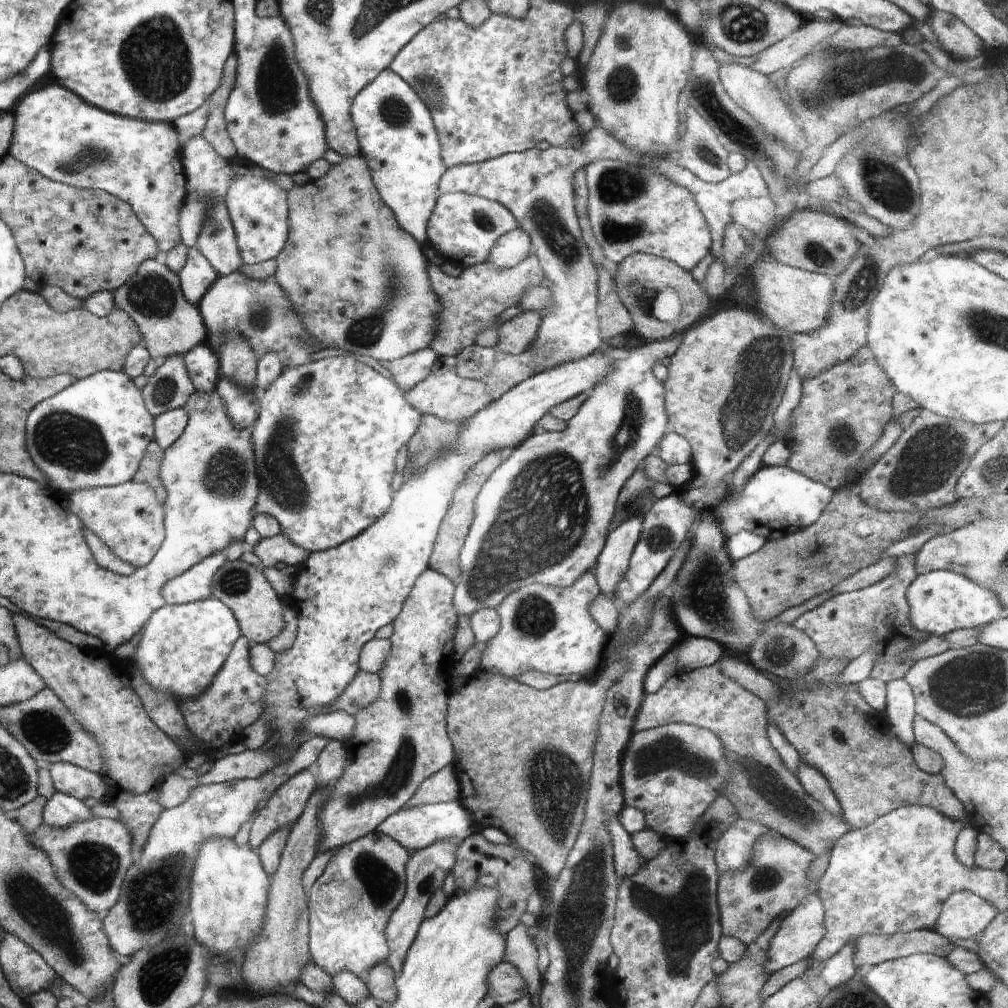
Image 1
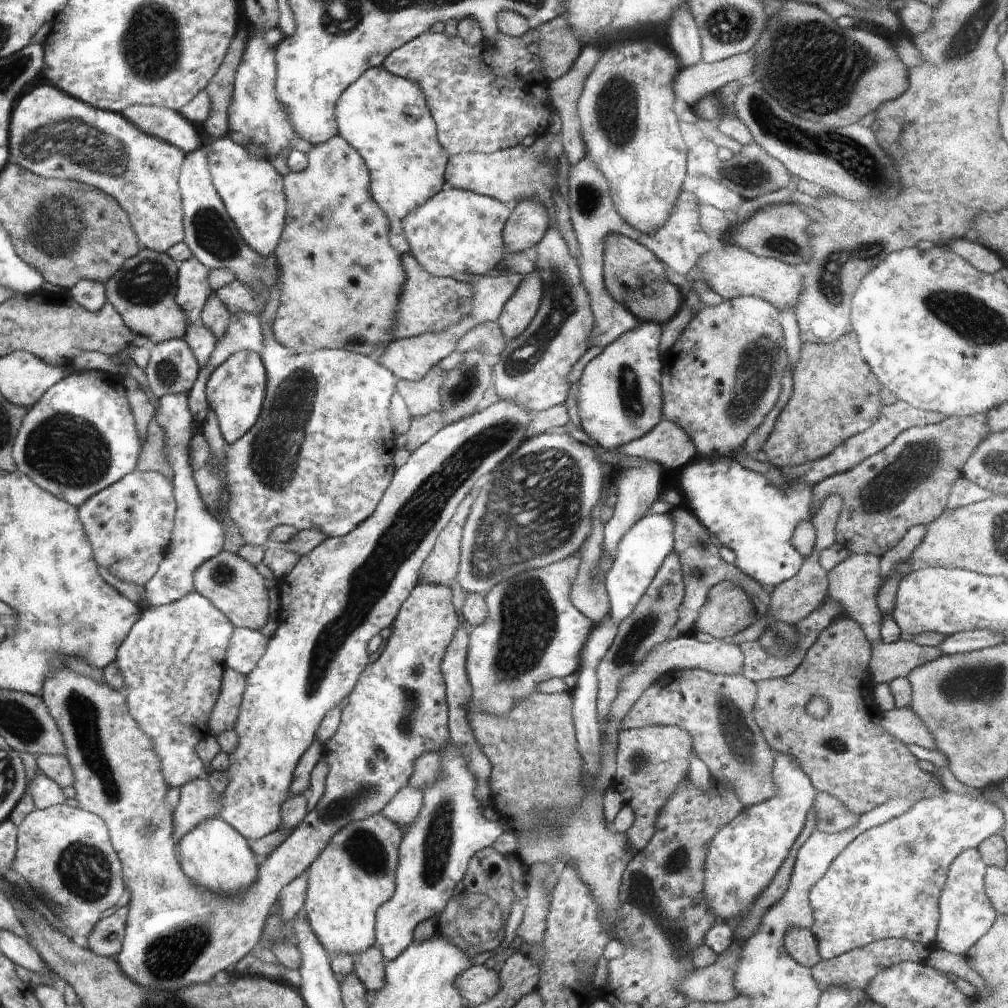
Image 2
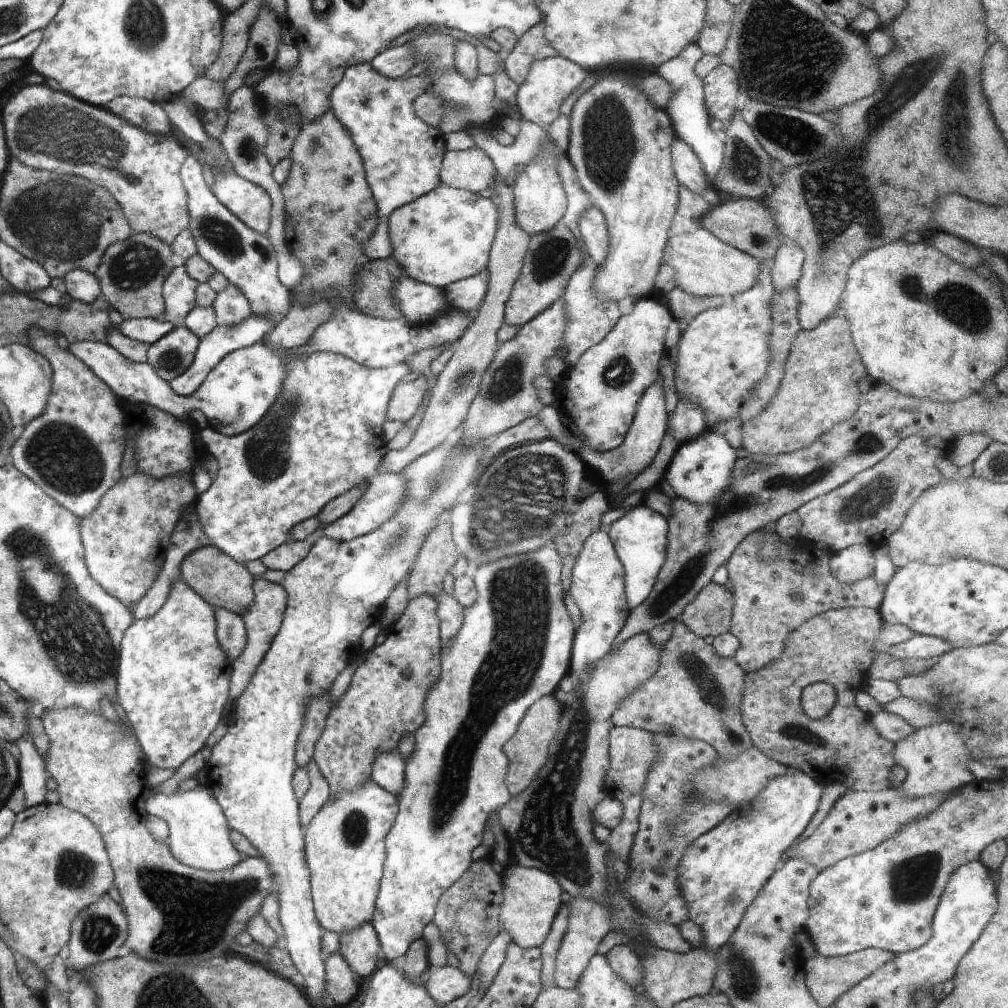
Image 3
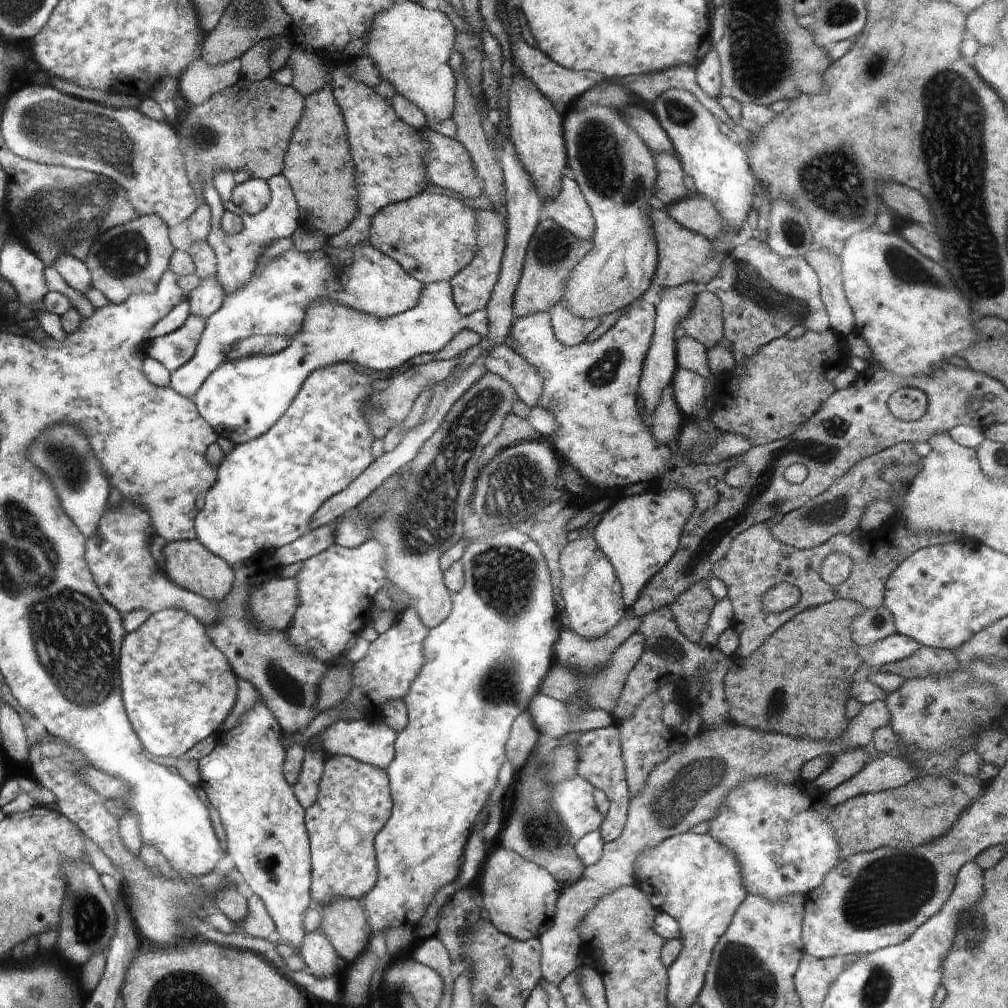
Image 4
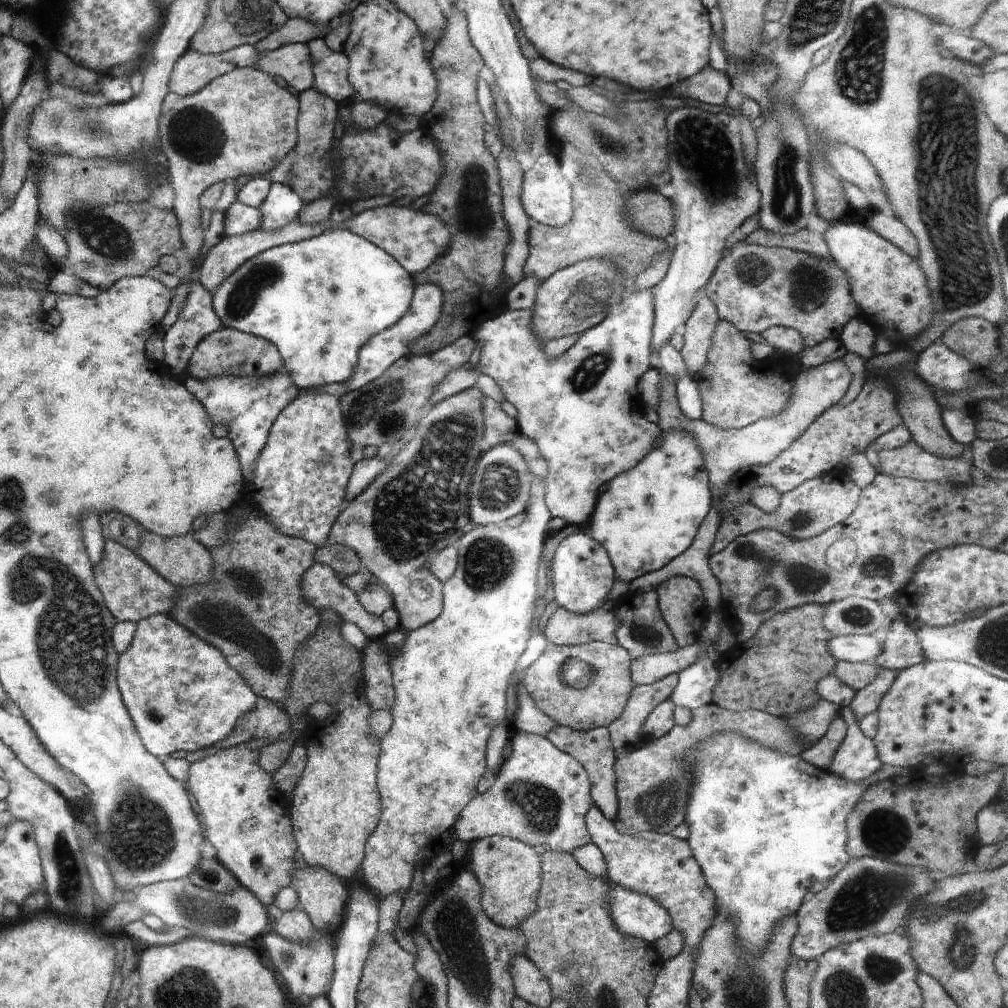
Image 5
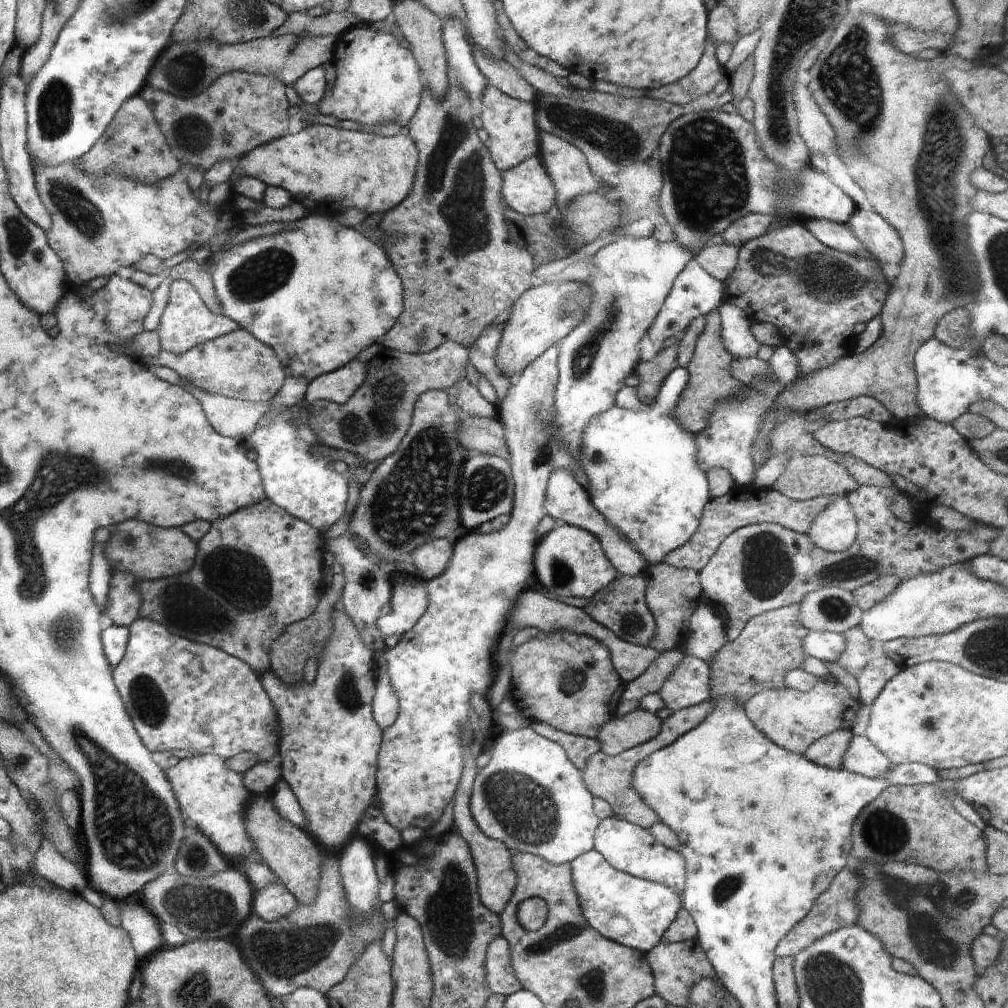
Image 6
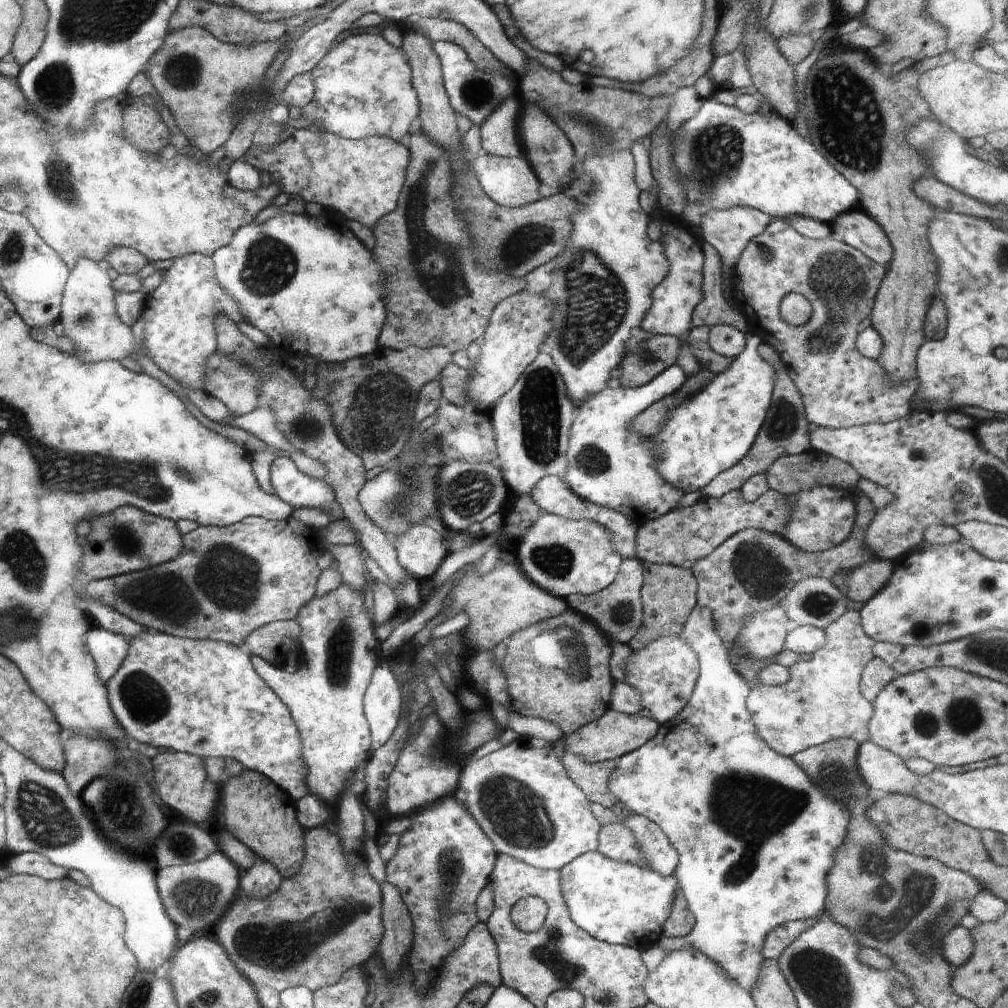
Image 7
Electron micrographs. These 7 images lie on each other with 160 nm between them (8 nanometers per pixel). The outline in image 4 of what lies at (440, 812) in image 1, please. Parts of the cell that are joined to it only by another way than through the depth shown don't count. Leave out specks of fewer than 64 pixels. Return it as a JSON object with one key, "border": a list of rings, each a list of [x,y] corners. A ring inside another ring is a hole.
{"border":[[[340,719],[326,727],[318,736],[318,742],[325,748],[327,755],[342,755],[354,760],[387,770],[395,757],[395,740],[397,734],[380,720],[346,721]]]}

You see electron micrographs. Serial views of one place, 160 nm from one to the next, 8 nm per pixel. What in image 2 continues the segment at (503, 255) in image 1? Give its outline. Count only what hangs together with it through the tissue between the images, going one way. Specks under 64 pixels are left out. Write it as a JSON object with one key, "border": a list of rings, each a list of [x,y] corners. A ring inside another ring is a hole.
{"border":[[[533,200],[519,202],[511,208],[502,233],[505,252],[523,253],[534,260],[535,246],[548,228],[547,212],[543,205]]]}

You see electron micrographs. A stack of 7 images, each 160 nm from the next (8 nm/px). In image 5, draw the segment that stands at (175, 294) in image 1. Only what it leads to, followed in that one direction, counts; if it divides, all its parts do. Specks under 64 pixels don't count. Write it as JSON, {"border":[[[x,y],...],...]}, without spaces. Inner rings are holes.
{"border":[[[148,201],[116,203],[90,210],[73,209],[65,213],[65,222],[68,224],[67,231],[62,236],[69,248],[69,255],[62,268],[72,269],[78,278],[102,290],[109,289],[120,279],[144,277],[164,255],[174,255],[174,250],[180,248],[181,228],[175,212],[151,206]]]}

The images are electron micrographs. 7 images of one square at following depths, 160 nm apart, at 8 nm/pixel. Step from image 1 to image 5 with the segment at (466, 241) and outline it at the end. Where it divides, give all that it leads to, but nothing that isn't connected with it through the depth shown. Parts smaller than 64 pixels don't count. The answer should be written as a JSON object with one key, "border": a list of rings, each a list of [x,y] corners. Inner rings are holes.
{"border":[[[406,202],[371,208],[356,216],[344,212],[344,214],[333,216],[332,220],[341,219],[341,217],[347,218],[352,232],[363,236],[393,256],[412,278],[431,267],[451,246],[451,232],[446,221],[424,210],[424,207],[415,210]]]}

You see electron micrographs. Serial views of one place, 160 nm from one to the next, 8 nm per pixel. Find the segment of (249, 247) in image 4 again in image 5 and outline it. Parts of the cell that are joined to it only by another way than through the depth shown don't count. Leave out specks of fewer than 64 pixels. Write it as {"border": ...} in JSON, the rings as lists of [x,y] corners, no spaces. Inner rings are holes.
{"border":[[[271,183],[268,194],[258,210],[261,214],[256,230],[272,232],[284,228],[302,208],[303,200],[286,183]]]}

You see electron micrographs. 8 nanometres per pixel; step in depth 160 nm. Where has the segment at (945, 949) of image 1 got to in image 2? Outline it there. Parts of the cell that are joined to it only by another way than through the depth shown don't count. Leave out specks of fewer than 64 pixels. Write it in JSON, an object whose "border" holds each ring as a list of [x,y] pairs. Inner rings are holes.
{"border":[[[888,937],[841,954],[832,960],[821,960],[810,969],[810,972],[821,989],[838,983],[849,989],[864,990],[867,987],[868,981],[872,980],[873,976],[879,975],[879,972],[882,972],[885,968],[904,961],[926,962],[930,953],[936,949],[935,943],[923,945],[908,939]]]}

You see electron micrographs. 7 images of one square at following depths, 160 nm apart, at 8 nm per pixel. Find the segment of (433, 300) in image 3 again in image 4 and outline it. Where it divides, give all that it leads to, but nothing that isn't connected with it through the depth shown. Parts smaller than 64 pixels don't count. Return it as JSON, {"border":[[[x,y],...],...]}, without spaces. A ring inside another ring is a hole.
{"border":[[[370,244],[346,252],[328,245],[313,253],[301,253],[292,248],[267,267],[256,269],[256,274],[238,293],[223,298],[222,308],[206,320],[206,330],[194,358],[171,373],[169,386],[180,396],[194,400],[212,372],[226,362],[235,345],[245,338],[254,335],[292,338],[300,330],[306,305],[312,299],[328,297],[337,303],[386,318],[414,308],[423,288],[423,283]]]}

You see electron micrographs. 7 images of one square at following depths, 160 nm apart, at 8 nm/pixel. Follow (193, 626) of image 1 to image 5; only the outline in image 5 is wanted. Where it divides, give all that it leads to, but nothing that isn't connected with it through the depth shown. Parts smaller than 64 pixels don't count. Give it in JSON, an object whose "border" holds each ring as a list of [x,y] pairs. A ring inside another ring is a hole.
{"border":[[[155,614],[139,620],[131,644],[132,648],[127,648],[128,652],[119,654],[119,691],[131,719],[136,720],[135,728],[140,728],[140,736],[144,736],[147,751],[155,757],[170,759],[170,754],[176,750],[194,752],[216,745],[234,730],[241,716],[254,710],[258,698],[256,693],[244,682],[240,673],[232,668],[220,649],[177,624],[172,616]]]}

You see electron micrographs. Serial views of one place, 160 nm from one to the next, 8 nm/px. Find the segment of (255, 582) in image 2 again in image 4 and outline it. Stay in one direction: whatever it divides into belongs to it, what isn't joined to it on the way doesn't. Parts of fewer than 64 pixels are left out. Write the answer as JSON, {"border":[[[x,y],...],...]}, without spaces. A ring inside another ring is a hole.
{"border":[[[198,538],[187,541],[174,541],[164,548],[166,555],[166,575],[178,586],[187,591],[199,594],[213,602],[223,601],[233,590],[236,576],[233,568],[223,558],[210,552]]]}

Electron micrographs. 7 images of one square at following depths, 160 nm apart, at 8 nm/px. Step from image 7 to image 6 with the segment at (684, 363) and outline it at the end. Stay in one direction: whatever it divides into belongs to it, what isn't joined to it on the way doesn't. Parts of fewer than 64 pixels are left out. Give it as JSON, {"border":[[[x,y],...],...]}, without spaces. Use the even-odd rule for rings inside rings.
{"border":[[[690,260],[686,267],[676,276],[662,309],[658,312],[656,320],[648,330],[648,338],[653,342],[656,354],[664,350],[664,342],[668,338],[681,337],[688,329],[690,322],[700,316],[706,316],[712,310],[717,310],[723,303],[723,282],[713,278],[704,268],[700,267],[697,261]]]}

